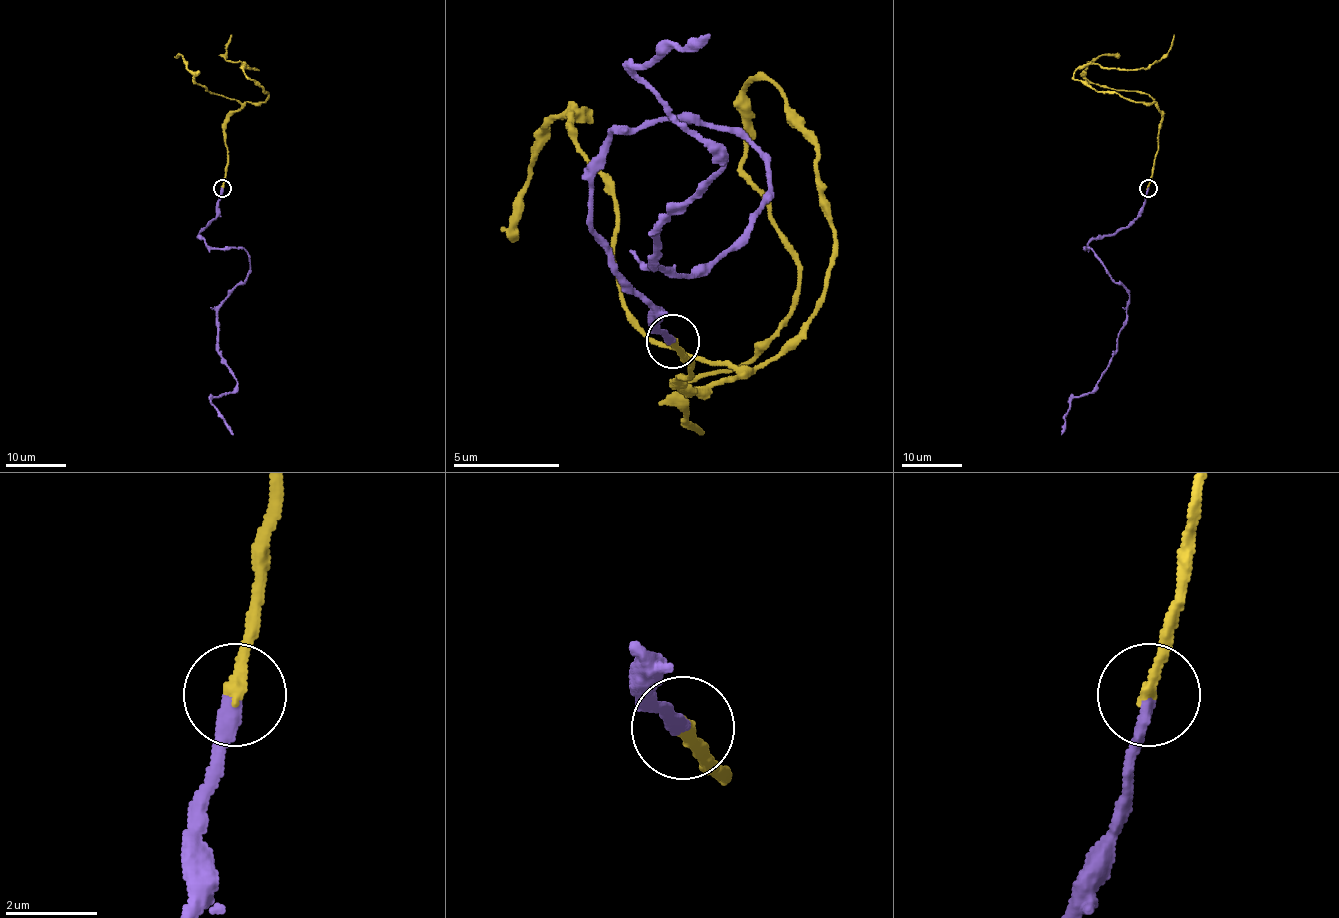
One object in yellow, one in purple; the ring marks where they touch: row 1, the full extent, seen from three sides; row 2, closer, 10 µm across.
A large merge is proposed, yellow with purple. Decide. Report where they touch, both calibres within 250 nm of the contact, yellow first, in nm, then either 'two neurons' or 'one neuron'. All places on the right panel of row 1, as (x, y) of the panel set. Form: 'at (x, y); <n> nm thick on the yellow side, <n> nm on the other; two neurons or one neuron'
at (1148, 188); 260 nm thick on the yellow side, 320 nm on the other; one neuron

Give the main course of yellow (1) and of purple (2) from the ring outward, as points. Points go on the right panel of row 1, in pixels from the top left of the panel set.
1: (1147, 187), (1158, 150), (1158, 106), (1091, 89), (1073, 77), (1090, 64), (1149, 68), (1168, 51), (1173, 35)
2: (1147, 187), (1144, 205), (1126, 227), (1087, 245), (1129, 296), (1126, 325), (1098, 387), (1072, 400), (1061, 435)

